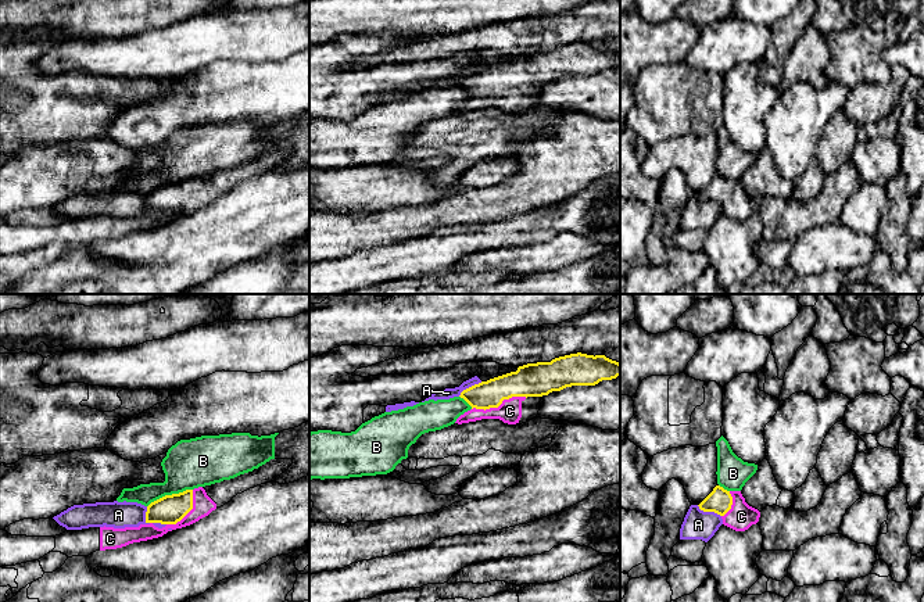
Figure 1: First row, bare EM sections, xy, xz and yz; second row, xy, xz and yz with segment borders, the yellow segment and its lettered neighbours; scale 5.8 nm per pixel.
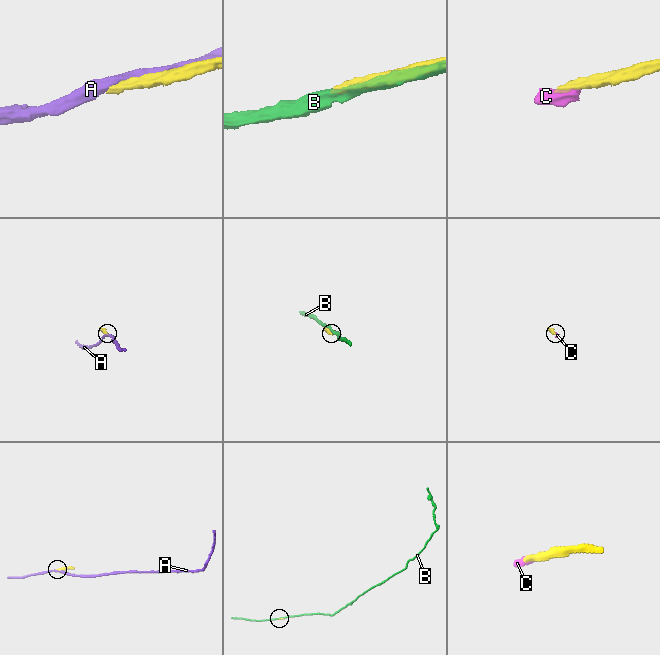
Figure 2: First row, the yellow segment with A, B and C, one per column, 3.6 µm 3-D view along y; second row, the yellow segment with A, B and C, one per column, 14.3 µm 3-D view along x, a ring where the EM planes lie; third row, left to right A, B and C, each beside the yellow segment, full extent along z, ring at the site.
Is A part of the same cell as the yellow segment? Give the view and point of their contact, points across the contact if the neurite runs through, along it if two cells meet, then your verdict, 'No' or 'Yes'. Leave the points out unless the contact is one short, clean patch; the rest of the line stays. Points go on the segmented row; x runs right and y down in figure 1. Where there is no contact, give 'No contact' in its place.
Touches yellow at yz (709, 511). No

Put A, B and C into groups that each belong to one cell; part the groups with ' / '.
A / B / C

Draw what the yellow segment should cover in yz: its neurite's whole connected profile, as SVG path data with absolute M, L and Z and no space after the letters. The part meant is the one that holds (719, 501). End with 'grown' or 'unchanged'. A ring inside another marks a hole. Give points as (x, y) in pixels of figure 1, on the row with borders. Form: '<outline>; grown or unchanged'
M716 485L698 506L703 512L720 515L723 524L735 531L748 530L760 517L760 512L745 502L741 491L727 491L720 485Z; grown

